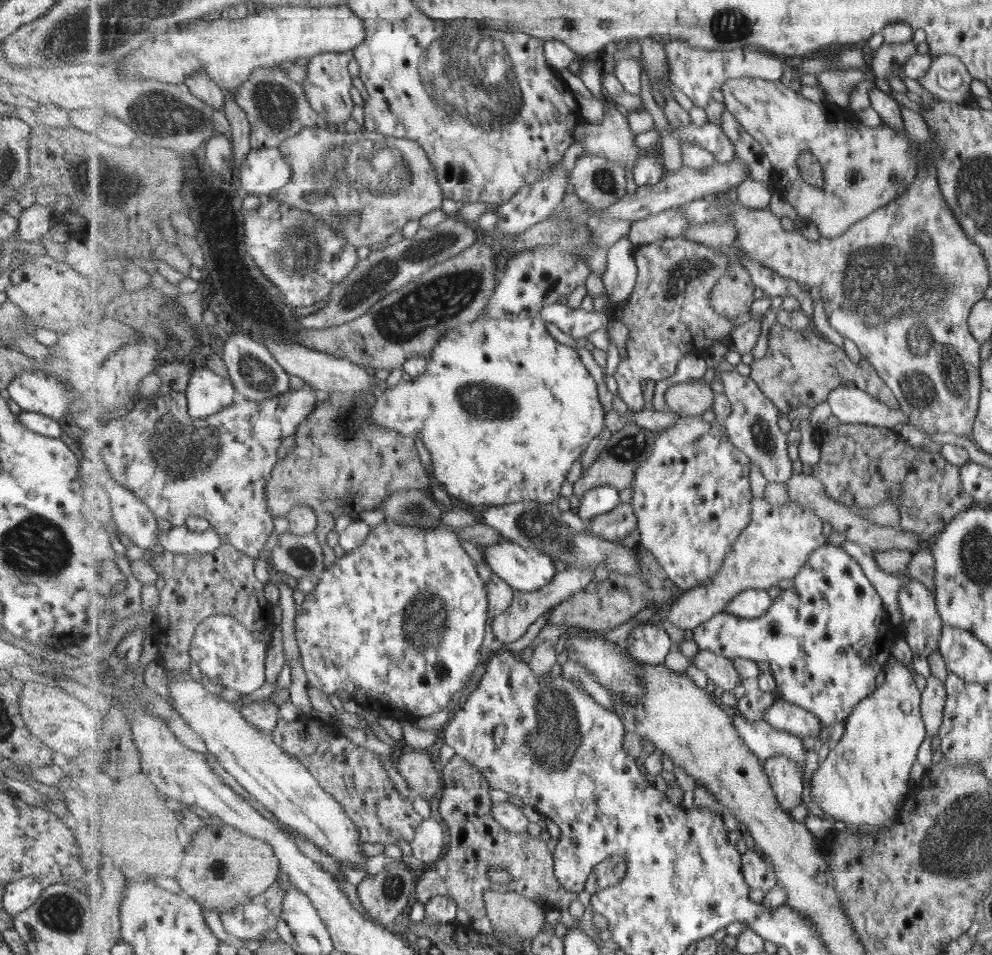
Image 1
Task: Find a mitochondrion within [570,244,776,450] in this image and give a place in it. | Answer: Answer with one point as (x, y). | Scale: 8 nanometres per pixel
(684, 276)

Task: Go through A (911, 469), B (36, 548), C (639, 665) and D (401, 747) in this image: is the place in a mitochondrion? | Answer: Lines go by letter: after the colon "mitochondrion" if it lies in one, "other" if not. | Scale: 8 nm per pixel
A: other
B: mitochondrion
C: other
D: other

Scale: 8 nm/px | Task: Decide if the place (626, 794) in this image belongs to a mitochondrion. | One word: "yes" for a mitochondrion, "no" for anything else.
no

